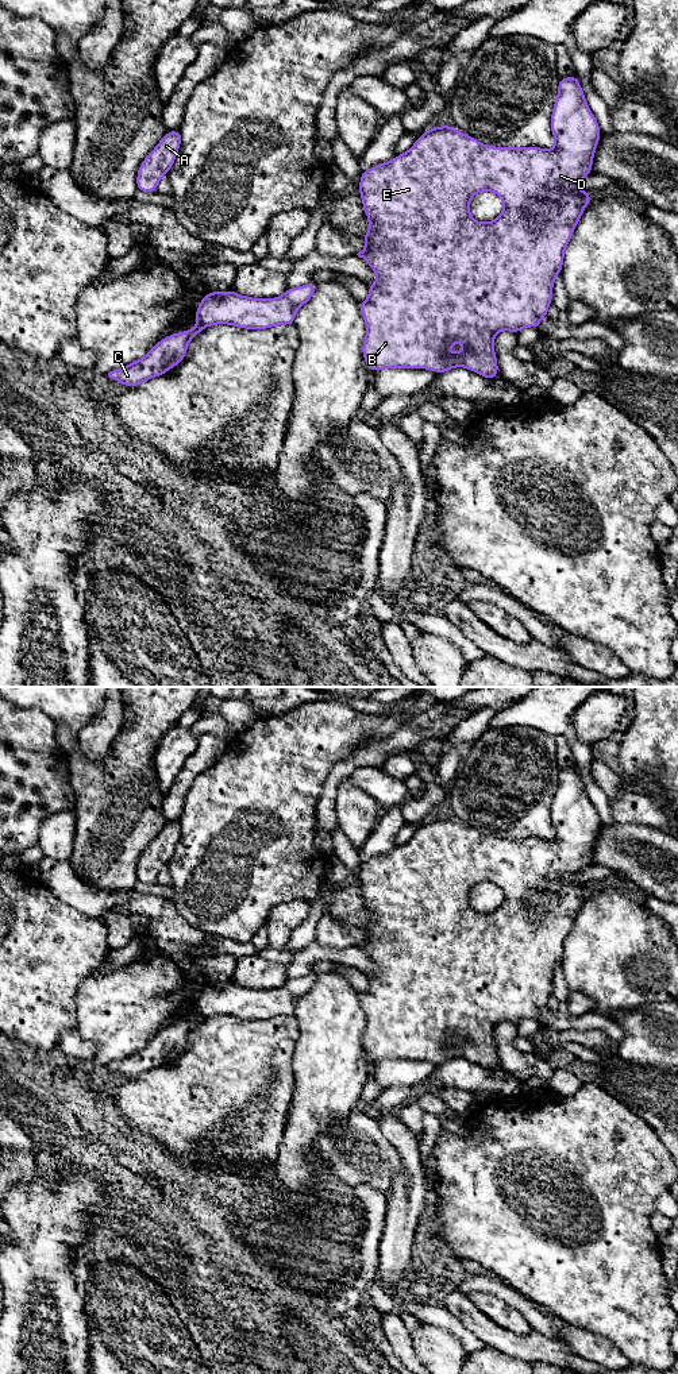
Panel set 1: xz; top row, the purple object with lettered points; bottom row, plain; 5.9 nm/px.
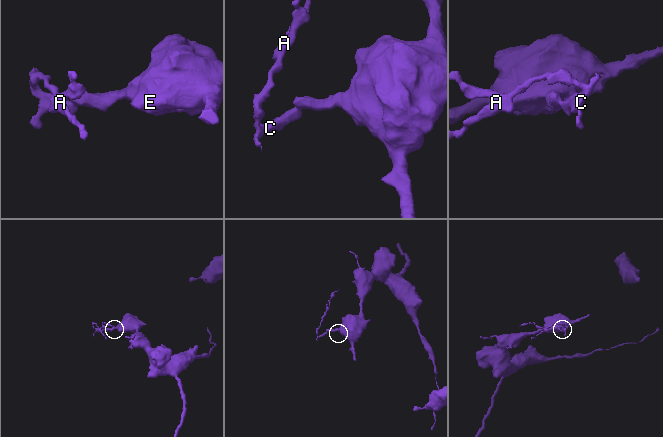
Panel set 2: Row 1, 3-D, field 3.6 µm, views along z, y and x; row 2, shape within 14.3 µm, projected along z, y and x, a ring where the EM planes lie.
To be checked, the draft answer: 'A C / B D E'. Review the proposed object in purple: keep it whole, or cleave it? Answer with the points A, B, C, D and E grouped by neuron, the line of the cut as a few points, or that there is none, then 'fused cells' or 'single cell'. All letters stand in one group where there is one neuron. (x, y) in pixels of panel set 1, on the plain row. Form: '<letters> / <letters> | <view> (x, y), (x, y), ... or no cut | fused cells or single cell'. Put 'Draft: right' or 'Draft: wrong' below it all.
A C / B D E | xz (197, 1011), (204, 1018) | fused cells
Draft: right

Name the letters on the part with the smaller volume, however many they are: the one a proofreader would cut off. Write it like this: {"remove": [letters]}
{"remove": ["A", "C"]}

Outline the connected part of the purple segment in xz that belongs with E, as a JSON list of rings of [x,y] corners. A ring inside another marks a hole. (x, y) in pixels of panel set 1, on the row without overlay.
[[[577,765],[559,771],[550,818],[555,830],[552,841],[486,837],[448,815],[431,818],[407,844],[362,862],[359,887],[370,920],[361,926],[366,938],[357,946],[370,956],[378,969],[375,974],[366,976],[369,991],[358,992],[366,1014],[362,1046],[370,1064],[427,1060],[443,1065],[466,1058],[492,1072],[498,1068],[494,1027],[501,1022],[517,1026],[527,1018],[539,1020],[552,992],[554,970],[562,964],[565,941],[594,888],[582,883],[578,875],[592,865],[601,818]],[[479,883],[496,884],[504,892],[501,906],[493,912],[481,914],[470,907],[470,891]],[[457,1033],[463,1033],[466,1038],[448,1045],[447,1039]]]

